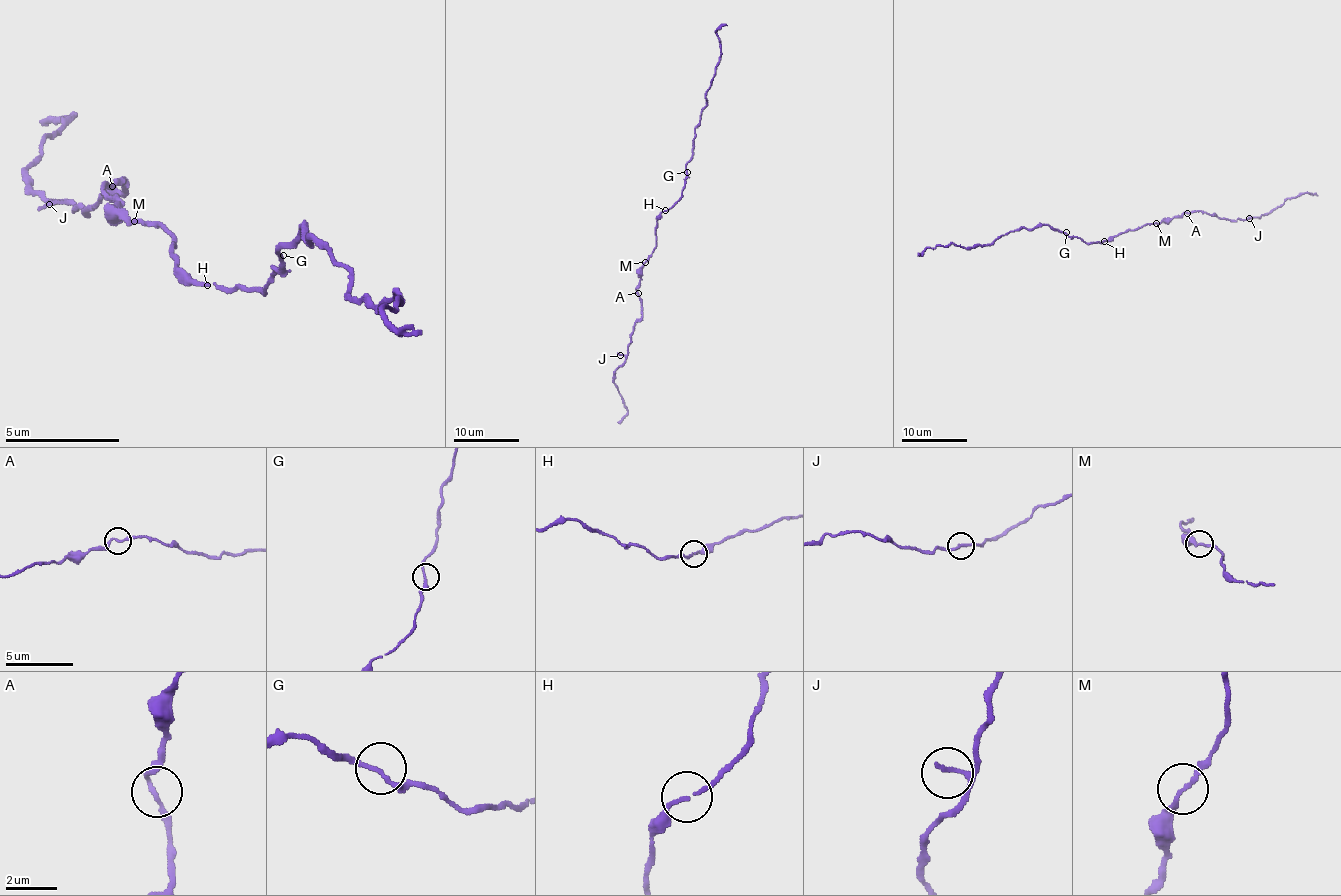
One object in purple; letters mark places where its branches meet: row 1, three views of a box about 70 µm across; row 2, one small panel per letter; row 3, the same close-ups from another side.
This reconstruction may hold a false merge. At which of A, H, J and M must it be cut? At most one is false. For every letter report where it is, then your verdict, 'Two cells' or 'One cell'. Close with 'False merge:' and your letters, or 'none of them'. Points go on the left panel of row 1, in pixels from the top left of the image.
A: Place: (112, 186). One cell
H: Place: (207, 285). One cell
J: Place: (49, 204). One cell
M: Place: (134, 221). One cell
False merge: none of them

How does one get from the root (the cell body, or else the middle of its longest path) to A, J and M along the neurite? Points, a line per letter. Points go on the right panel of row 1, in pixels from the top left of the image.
A: (1115, 236), (1146, 224), (1171, 221), (1187, 213)
J: (1115, 236), (1146, 224), (1171, 221), (1192, 211), (1205, 211), (1230, 219), (1249, 218)
M: (1115, 236), (1156, 223)

